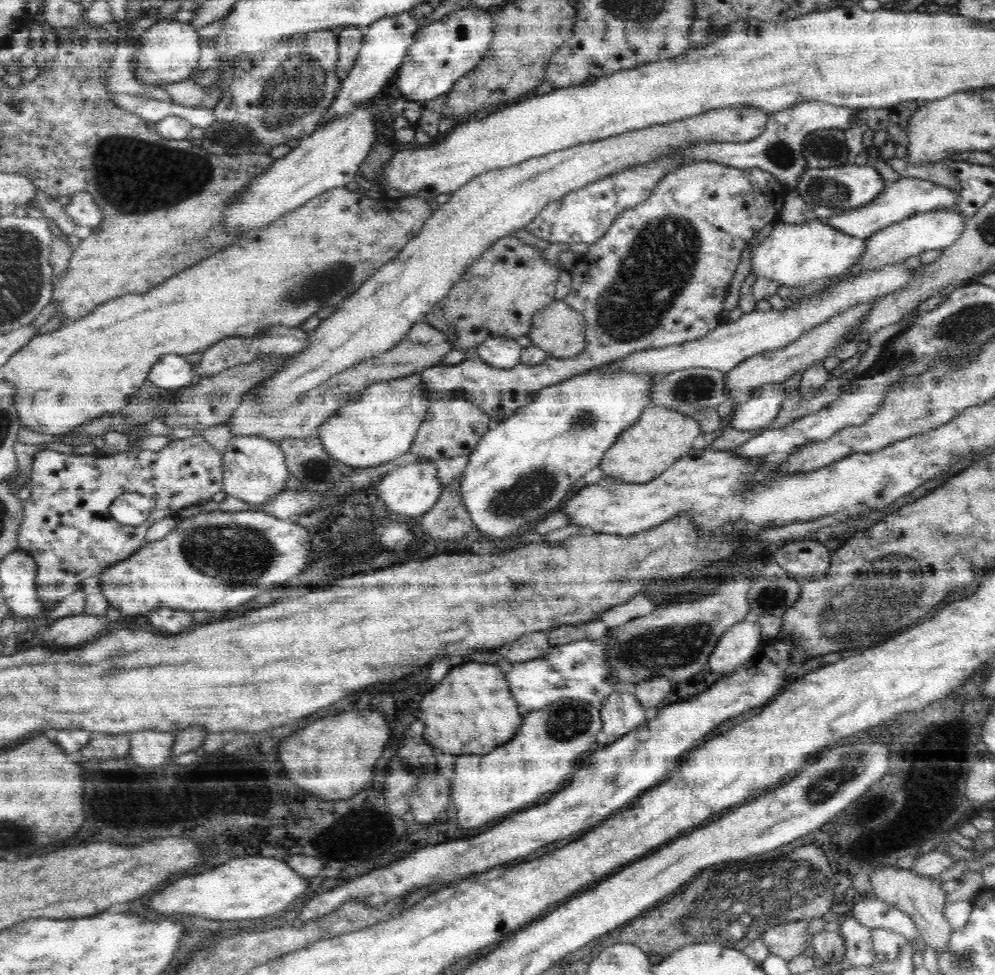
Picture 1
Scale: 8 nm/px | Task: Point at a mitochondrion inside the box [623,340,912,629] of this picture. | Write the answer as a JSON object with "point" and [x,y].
{"point":[691,390]}

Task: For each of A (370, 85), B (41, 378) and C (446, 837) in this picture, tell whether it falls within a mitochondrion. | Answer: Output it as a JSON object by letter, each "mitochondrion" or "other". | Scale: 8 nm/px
{"A":"other","B":"other","C":"other"}

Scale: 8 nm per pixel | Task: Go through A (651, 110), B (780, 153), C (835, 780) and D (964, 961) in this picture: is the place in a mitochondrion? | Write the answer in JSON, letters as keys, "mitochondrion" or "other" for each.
{"A":"other","B":"mitochondrion","C":"mitochondrion","D":"mitochondrion"}

